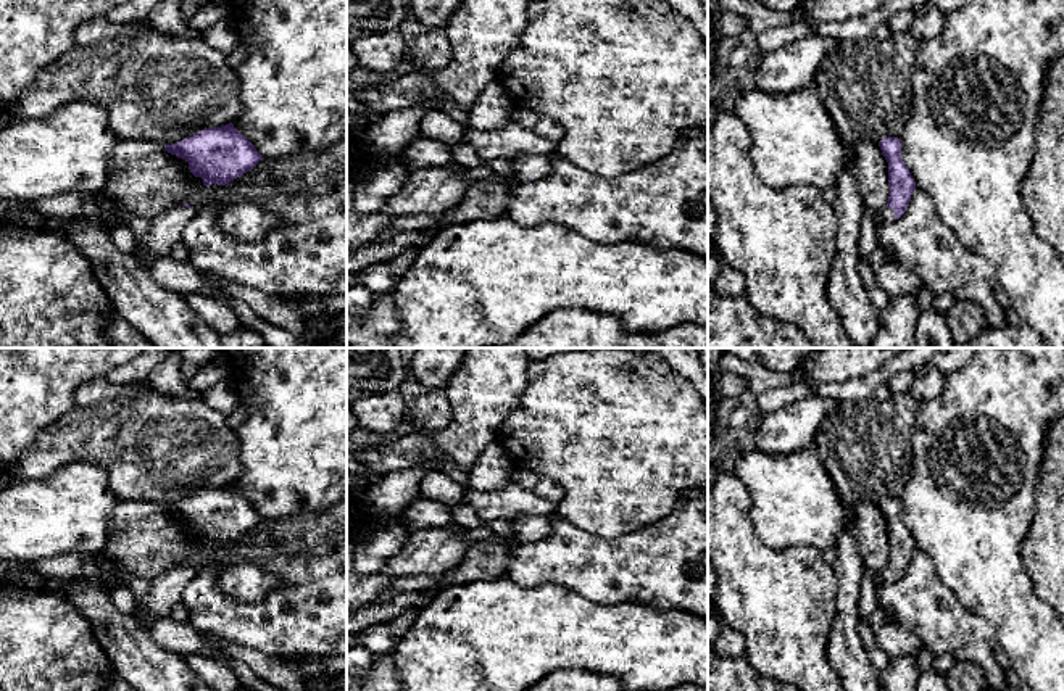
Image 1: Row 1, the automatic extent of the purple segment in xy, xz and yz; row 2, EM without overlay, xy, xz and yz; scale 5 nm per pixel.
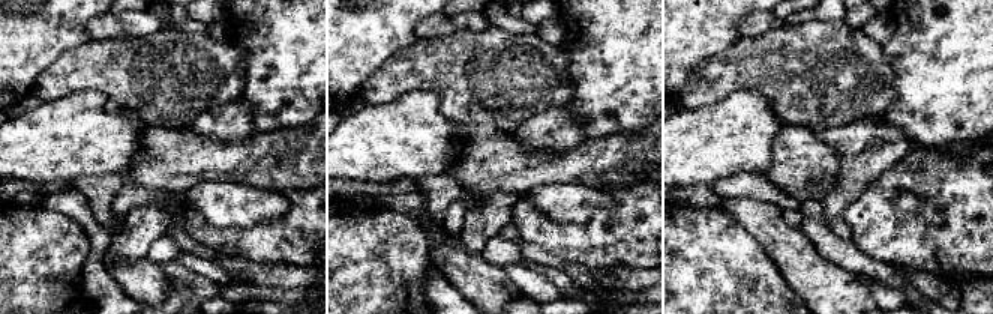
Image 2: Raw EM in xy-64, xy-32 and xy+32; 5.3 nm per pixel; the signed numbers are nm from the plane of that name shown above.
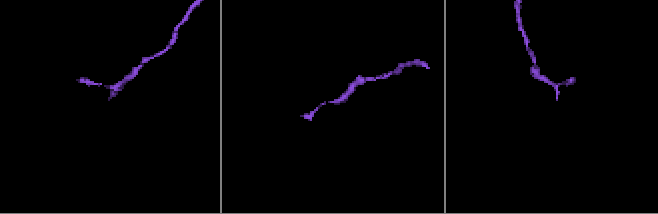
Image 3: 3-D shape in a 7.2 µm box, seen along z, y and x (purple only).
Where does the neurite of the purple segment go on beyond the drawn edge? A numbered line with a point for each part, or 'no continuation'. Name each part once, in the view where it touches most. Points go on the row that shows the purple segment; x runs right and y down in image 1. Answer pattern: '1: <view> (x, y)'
1: yz (885, 216)

